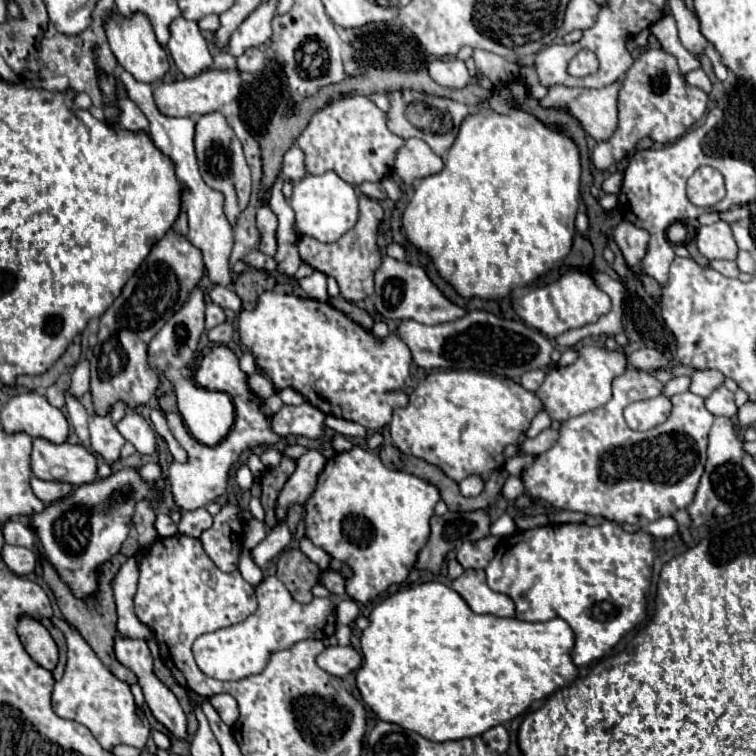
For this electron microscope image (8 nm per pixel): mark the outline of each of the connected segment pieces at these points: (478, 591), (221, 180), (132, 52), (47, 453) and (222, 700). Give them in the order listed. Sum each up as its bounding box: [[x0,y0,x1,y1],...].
[[452,569,514,617],[194,111,250,223],[106,13,170,85],[32,439,96,487],[210,693,238,725]]

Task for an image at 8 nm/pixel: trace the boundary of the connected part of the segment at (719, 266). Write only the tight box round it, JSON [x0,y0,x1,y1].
[710,261,738,277]

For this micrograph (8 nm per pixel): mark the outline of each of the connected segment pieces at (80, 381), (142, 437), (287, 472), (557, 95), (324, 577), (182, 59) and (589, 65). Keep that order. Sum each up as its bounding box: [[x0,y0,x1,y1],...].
[[70,359,90,397],[116,413,156,455],[260,455,294,527],[538,81,620,141],[320,569,344,595],[168,17,213,77],[568,49,598,77]]

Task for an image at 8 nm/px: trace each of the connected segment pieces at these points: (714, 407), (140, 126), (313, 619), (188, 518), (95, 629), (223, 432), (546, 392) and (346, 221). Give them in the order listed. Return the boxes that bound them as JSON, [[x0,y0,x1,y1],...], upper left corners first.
[[706,387,738,417],[118,83,148,131],[192,577,336,681],[178,509,212,537],[42,553,136,685],[148,289,234,445],[536,347,628,421],[290,171,358,243]]

